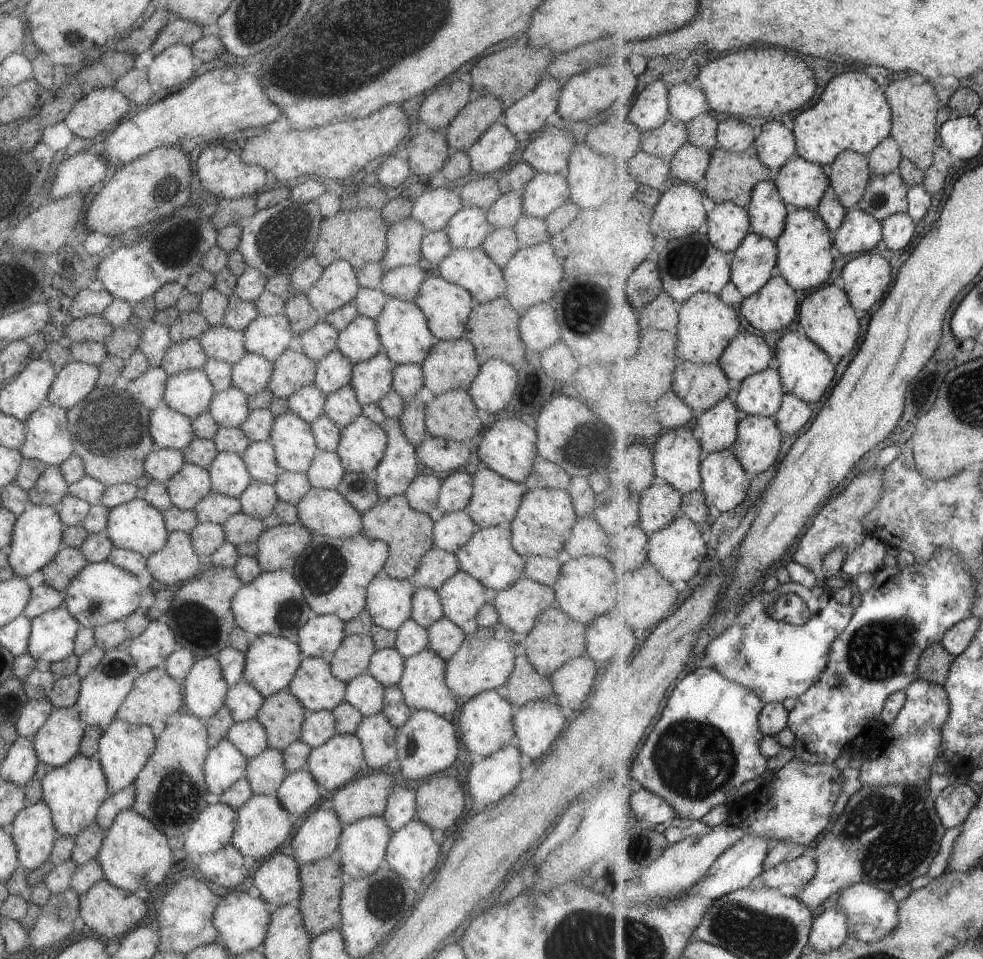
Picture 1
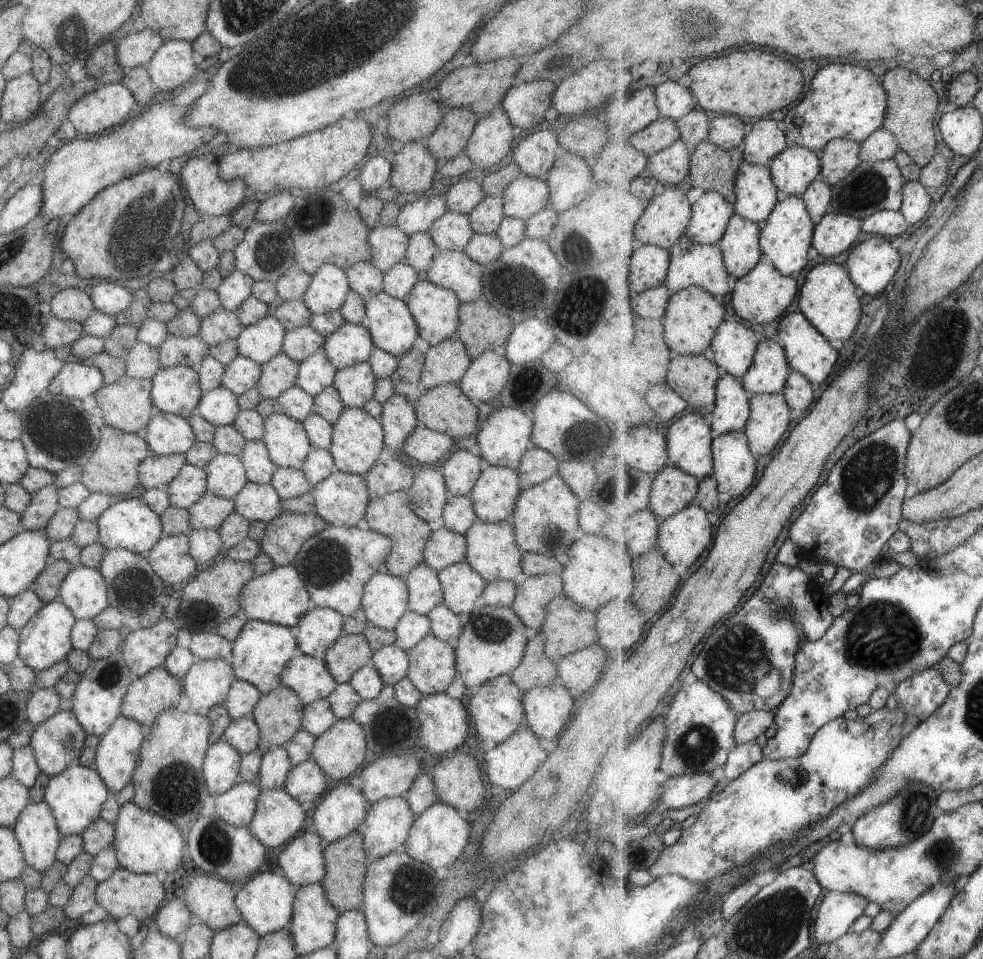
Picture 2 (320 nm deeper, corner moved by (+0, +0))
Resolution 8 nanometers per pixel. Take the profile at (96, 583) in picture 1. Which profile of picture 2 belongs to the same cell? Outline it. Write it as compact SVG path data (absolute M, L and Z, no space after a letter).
M81 564L65 575L57 598L70 610L74 619L92 619L108 605L101 573Z

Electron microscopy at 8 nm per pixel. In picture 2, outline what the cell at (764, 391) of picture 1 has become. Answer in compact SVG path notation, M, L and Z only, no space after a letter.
M770 337L759 343L752 367L742 378L742 382L753 394L781 393L790 372L786 350Z

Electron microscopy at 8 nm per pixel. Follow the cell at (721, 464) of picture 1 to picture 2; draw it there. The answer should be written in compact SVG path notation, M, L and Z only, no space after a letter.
M727 433L713 439L714 473L721 494L741 496L757 480L757 460L747 433Z

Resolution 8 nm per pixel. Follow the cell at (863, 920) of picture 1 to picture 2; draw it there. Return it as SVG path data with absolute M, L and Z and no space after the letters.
M829 891L820 902L814 920L814 936L819 943L832 943L849 933L857 918L863 916L869 901L857 893Z

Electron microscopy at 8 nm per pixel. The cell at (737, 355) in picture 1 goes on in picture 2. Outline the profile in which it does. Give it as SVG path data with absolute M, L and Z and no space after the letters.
M724 320L704 355L718 364L724 373L742 379L752 367L761 340L753 328L741 320Z

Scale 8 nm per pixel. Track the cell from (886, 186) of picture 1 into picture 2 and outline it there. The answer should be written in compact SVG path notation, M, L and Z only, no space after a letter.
M897 161L862 162L849 176L832 186L831 211L848 214L863 220L877 211L893 209L899 211L904 202L904 186L907 182Z

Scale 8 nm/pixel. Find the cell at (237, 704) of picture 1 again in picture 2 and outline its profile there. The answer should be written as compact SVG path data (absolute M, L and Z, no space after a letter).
M235 679L226 692L223 706L231 719L251 714L255 703L261 698L260 692L252 684Z

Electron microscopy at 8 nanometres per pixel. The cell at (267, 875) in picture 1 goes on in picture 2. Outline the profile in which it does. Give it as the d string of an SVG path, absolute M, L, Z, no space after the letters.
M304 830L283 846L277 856L277 866L293 888L317 882L324 875L324 846L316 832Z

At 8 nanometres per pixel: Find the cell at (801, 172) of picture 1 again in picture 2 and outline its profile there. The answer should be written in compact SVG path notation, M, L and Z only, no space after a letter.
M788 146L770 162L773 182L782 196L803 196L821 172L820 154L812 148Z

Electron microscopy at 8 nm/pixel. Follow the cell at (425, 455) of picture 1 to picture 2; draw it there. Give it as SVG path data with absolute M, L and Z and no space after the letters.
M415 426L404 440L401 452L421 464L431 465L439 458L447 456L449 448L455 441L449 435Z

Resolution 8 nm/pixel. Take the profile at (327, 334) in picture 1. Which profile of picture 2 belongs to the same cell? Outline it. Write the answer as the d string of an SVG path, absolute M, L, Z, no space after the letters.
M308 324L285 331L281 352L291 360L300 363L322 346L324 338Z

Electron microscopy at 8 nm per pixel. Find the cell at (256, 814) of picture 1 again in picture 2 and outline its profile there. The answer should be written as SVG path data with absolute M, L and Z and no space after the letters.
M281 787L263 789L256 798L254 815L246 827L263 846L288 843L303 829L305 812Z

